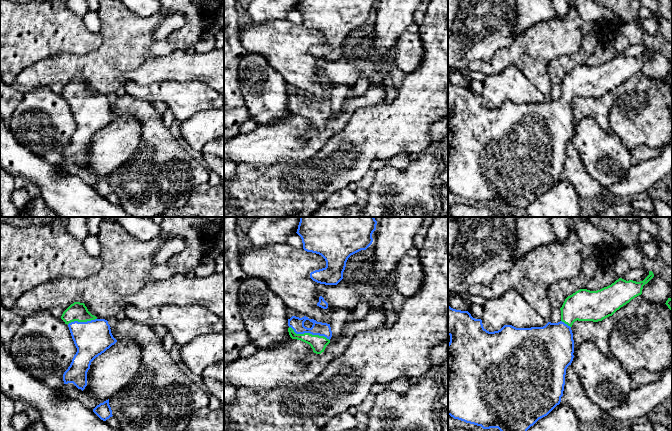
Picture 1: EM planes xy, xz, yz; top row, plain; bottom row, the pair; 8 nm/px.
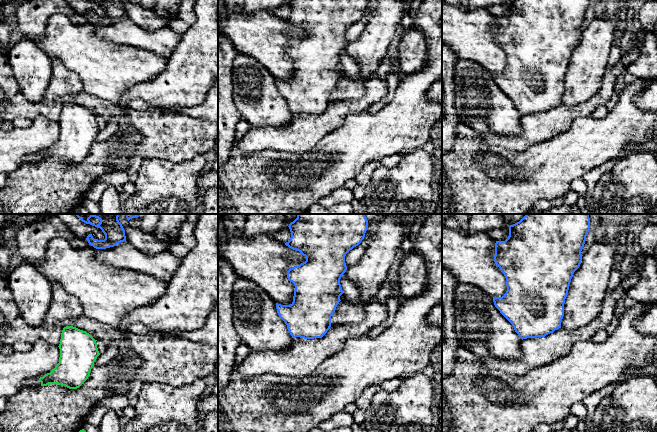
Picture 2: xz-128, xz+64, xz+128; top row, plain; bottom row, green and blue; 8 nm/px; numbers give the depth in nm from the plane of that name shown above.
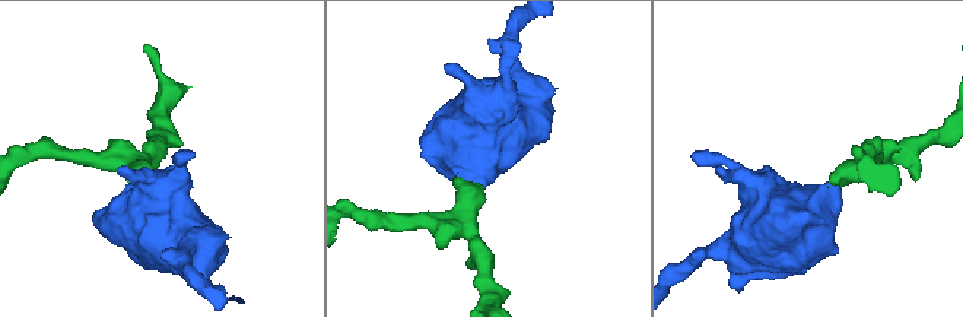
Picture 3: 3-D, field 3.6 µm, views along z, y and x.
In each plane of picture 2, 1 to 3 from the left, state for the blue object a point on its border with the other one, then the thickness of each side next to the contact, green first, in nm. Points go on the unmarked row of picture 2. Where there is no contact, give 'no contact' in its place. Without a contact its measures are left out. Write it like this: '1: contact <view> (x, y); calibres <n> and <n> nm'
1: no contact
2: no contact
3: no contact

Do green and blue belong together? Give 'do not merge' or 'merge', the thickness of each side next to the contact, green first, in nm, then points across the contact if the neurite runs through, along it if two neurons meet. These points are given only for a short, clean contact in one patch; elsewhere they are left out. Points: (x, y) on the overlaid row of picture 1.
merge; calibres 130 and 110 nm; way xz (318, 343), (309, 333), (297, 324)

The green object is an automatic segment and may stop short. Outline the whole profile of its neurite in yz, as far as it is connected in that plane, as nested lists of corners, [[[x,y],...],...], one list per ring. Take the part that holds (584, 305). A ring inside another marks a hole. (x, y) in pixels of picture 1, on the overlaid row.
[[[649,271],[649,275],[640,282],[633,280],[626,281],[619,278],[611,285],[597,291],[580,289],[565,299],[562,307],[560,308],[561,321],[558,323],[548,322],[543,327],[516,328],[512,325],[504,325],[498,331],[489,332],[483,327],[481,319],[475,319],[468,311],[453,309],[448,304],[448,335],[450,336],[450,342],[448,343],[448,415],[454,419],[481,426],[483,429],[498,428],[500,431],[527,431],[539,419],[547,416],[561,402],[565,385],[566,369],[571,365],[574,358],[574,340],[571,330],[573,323],[577,320],[598,322],[612,316],[617,310],[629,303],[632,299],[641,295],[643,286],[653,277],[653,272]]]

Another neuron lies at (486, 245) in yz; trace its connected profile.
[[[466,217],[459,223],[458,247],[448,260],[448,292],[466,296],[472,285],[488,286],[499,273],[509,271],[514,266],[517,219],[518,217]]]

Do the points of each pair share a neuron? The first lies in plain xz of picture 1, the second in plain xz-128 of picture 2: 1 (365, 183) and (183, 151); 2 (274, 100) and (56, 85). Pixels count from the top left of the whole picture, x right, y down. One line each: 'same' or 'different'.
1: same
2: different

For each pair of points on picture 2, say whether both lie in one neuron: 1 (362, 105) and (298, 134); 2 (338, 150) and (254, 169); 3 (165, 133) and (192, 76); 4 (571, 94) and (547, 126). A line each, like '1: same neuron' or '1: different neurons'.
1: same neuron
2: same neuron
3: different neurons
4: different neurons

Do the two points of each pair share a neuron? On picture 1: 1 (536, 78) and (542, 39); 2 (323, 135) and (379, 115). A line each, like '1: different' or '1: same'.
1: same
2: different

